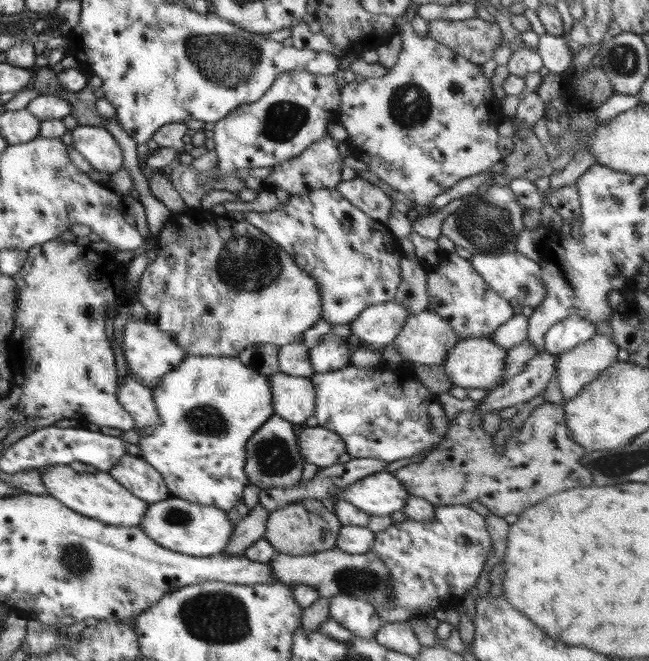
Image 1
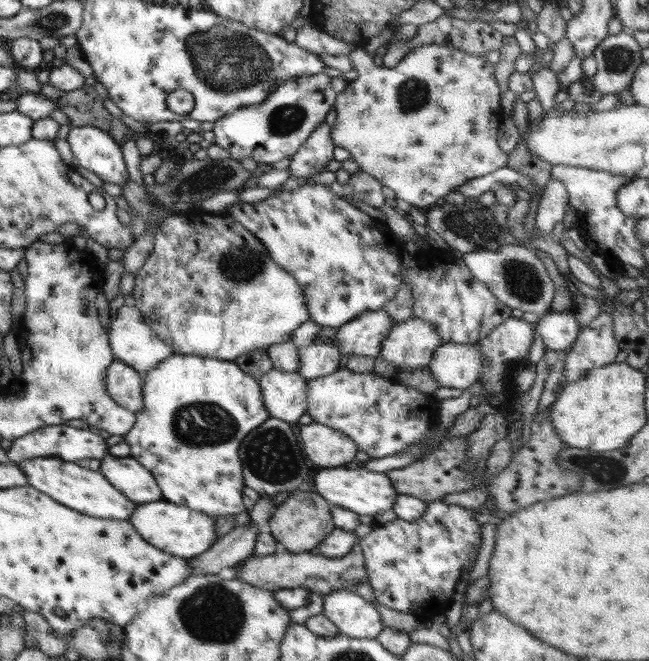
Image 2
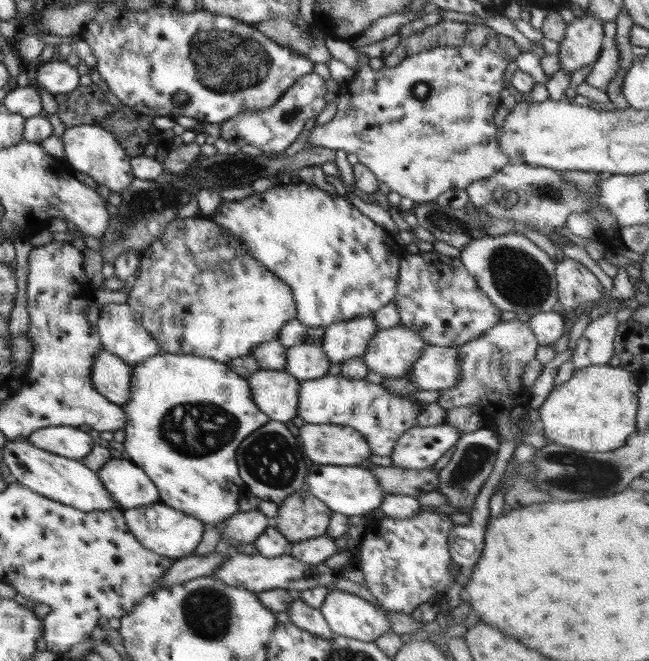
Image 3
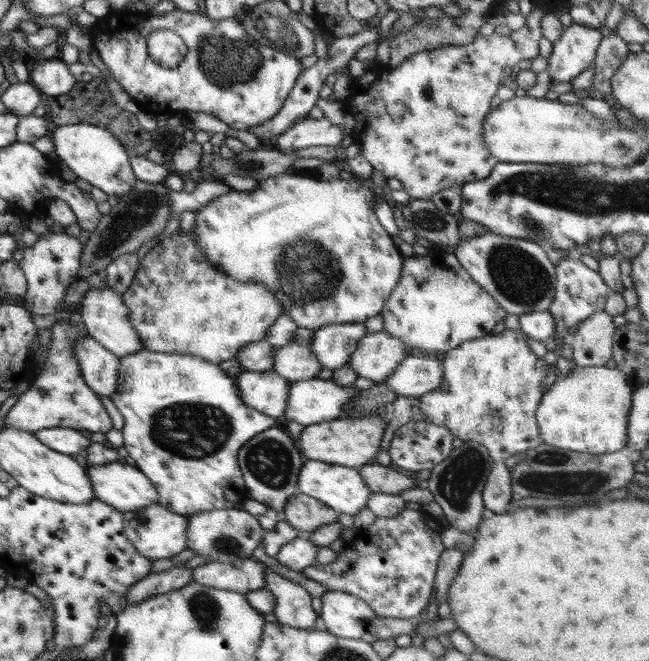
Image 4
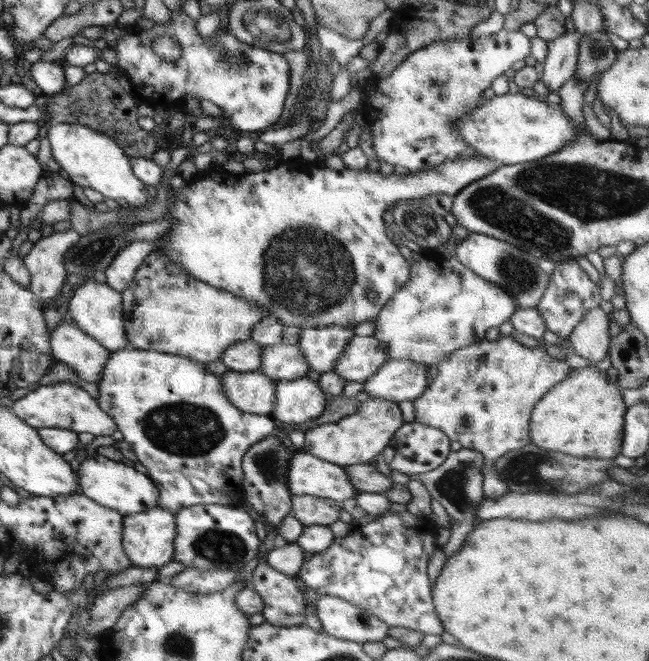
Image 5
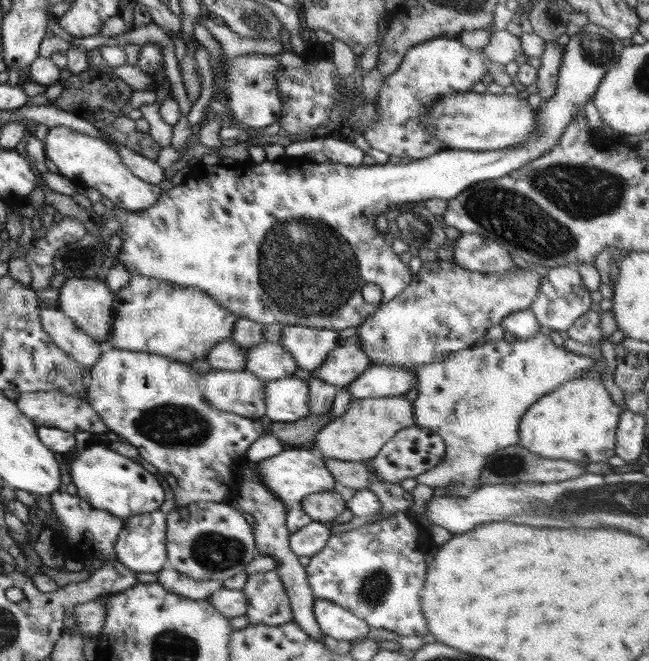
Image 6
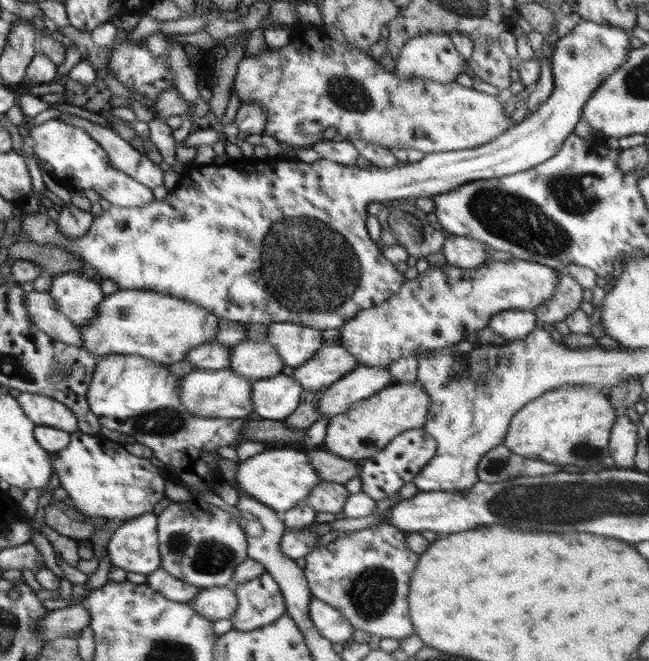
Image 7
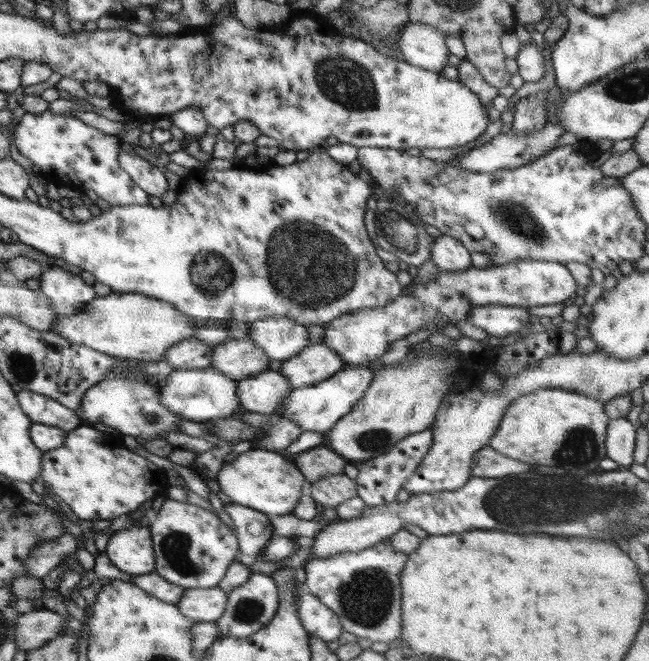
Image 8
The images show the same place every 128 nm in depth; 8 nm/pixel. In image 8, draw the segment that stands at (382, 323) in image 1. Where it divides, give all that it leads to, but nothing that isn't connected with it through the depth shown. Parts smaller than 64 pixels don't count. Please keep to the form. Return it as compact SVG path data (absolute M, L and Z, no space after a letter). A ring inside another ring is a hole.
M271 317L250 323L248 337L272 360L290 360L310 345L303 324L285 317Z

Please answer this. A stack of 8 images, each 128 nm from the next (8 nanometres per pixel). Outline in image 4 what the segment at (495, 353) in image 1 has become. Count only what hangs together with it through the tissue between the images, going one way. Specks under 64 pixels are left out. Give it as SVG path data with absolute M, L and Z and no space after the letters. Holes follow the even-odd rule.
M409 354L384 383L400 397L417 397L429 394L442 384L444 369L439 355Z

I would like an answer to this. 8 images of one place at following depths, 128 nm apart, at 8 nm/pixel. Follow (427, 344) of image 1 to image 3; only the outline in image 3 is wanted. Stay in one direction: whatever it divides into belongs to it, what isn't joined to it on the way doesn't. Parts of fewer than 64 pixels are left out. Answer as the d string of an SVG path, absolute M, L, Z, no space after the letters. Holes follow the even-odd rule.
M398 325L386 330L378 330L368 344L362 359L369 371L381 374L384 377L401 377L412 370L412 364L422 356L426 341L412 328Z

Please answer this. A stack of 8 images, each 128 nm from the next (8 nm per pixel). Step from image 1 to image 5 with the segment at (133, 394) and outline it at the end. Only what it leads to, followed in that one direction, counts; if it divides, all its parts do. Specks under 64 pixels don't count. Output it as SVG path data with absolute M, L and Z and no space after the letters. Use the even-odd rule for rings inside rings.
M63 320L49 334L52 355L55 361L65 362L72 367L73 372L82 380L98 385L100 378L102 378L102 372L104 372L104 366L110 358L110 351L102 346L100 342L94 340L94 337L88 336L74 321Z

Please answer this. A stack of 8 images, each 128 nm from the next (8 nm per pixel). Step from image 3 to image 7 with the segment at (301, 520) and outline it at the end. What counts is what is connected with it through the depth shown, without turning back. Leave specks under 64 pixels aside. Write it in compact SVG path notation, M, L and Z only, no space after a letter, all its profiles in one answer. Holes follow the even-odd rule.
M322 481L316 484L306 498L308 506L312 506L317 512L341 512L350 492L344 484Z

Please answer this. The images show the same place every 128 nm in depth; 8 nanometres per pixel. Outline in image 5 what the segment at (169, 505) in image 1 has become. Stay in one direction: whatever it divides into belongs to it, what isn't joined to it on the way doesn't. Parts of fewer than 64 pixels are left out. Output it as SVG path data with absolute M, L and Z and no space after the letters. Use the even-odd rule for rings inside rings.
M160 506L148 509L146 512L124 515L122 550L132 561L132 566L162 567L173 560L174 538L177 538L176 520L174 513Z

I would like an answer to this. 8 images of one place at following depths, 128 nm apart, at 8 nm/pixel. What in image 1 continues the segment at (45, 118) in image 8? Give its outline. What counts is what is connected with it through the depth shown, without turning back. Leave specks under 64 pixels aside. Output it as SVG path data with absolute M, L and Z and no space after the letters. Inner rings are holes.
M79 125L71 131L74 149L94 170L114 174L122 168L124 159L122 150L105 128Z

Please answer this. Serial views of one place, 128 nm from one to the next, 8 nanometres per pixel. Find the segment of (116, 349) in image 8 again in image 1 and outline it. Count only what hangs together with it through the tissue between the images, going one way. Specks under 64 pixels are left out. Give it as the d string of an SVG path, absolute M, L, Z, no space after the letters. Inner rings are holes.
M203 208L199 210L199 217L189 214L188 211L171 215L156 238L156 259L143 271L137 293L140 304L148 313L146 322L156 325L156 328L174 337L176 343L186 351L186 354L194 356L238 357L246 347L254 343L272 343L279 347L300 343L304 332L322 319L322 297L320 297L320 285L318 285L316 277L312 273L300 269L290 254L287 254L271 237L248 221L237 221L229 215L217 215L211 210Z

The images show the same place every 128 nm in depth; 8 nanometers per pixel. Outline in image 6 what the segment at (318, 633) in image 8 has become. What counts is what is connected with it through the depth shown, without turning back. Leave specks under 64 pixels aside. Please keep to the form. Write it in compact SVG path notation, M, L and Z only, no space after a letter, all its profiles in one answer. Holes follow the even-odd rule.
M316 598L313 612L319 630L328 637L357 642L369 636L371 627L367 622L336 602Z

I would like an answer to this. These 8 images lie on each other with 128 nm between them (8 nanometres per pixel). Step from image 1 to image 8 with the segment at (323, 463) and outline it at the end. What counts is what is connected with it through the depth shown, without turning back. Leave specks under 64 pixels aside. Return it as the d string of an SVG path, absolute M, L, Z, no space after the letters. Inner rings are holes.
M439 350L435 352L436 356L431 358L404 359L400 364L376 370L364 397L326 433L333 451L349 462L359 463L382 454L412 433L428 429L436 420L436 411L450 389L448 375L452 375L452 369L462 360L462 354L458 352L445 355Z

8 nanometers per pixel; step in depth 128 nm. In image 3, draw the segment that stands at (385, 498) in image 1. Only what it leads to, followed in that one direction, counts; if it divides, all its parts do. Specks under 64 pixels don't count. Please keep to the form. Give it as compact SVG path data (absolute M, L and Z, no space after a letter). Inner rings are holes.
M313 463L309 466L307 483L310 493L328 505L330 510L350 516L366 515L378 508L384 500L385 492L378 485L378 479L370 471L370 465L336 466Z

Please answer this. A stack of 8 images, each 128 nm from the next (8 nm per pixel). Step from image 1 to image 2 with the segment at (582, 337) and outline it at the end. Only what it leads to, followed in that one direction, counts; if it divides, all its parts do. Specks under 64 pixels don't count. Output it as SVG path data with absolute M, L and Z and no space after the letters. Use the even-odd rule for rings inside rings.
M550 310L537 322L535 332L542 337L546 348L563 352L574 344L582 329L573 311Z

